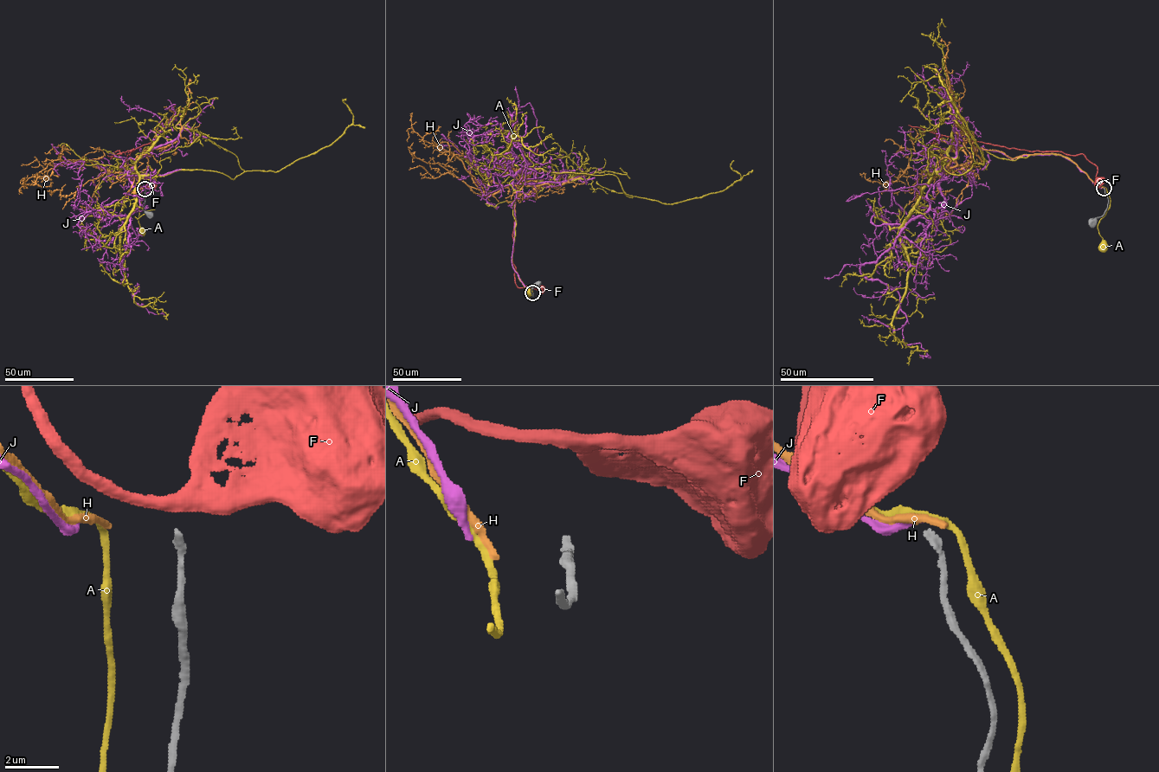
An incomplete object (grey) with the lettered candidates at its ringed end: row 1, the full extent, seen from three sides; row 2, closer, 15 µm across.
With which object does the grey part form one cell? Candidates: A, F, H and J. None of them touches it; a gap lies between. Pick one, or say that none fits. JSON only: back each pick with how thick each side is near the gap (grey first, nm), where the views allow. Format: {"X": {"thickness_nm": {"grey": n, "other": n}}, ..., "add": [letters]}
{"add": []}

